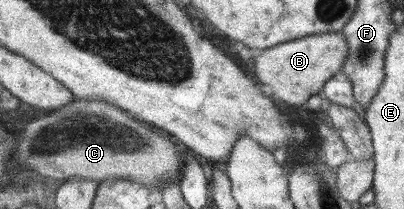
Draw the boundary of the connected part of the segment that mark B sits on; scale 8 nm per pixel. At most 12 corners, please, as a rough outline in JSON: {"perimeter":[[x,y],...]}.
{"perimeter":[[341,31],[262,49],[254,79],[298,107],[341,71]]}

